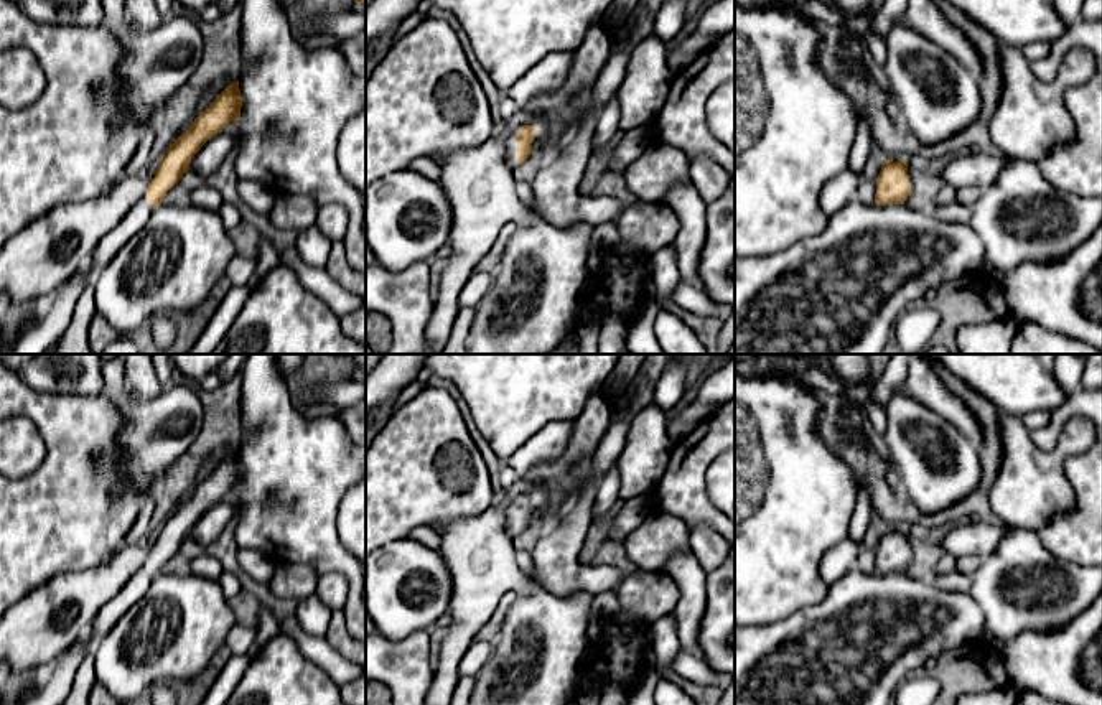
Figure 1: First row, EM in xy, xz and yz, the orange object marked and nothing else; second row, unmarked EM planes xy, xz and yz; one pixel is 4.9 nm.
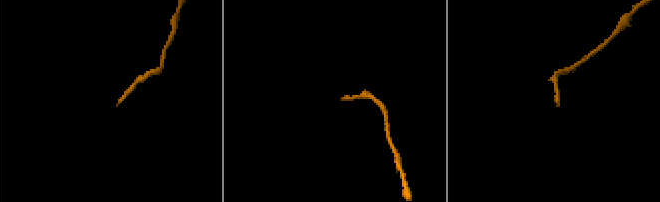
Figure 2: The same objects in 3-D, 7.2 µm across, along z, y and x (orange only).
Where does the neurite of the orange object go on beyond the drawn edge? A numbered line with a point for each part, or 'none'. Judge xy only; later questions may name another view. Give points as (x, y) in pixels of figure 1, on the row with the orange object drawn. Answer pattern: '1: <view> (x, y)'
1: xy (139, 214)

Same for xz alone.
1: xz (511, 139)

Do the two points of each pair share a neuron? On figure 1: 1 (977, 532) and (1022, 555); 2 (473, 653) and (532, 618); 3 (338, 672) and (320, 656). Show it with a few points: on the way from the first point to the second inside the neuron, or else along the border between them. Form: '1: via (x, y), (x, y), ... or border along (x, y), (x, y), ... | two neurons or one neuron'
1: border along (1005, 524), (1000, 542), (982, 559) | two neurons
2: border along (494, 646), (490, 659), (475, 676) | two neurons
3: via (333, 667), (325, 659) | one neuron

